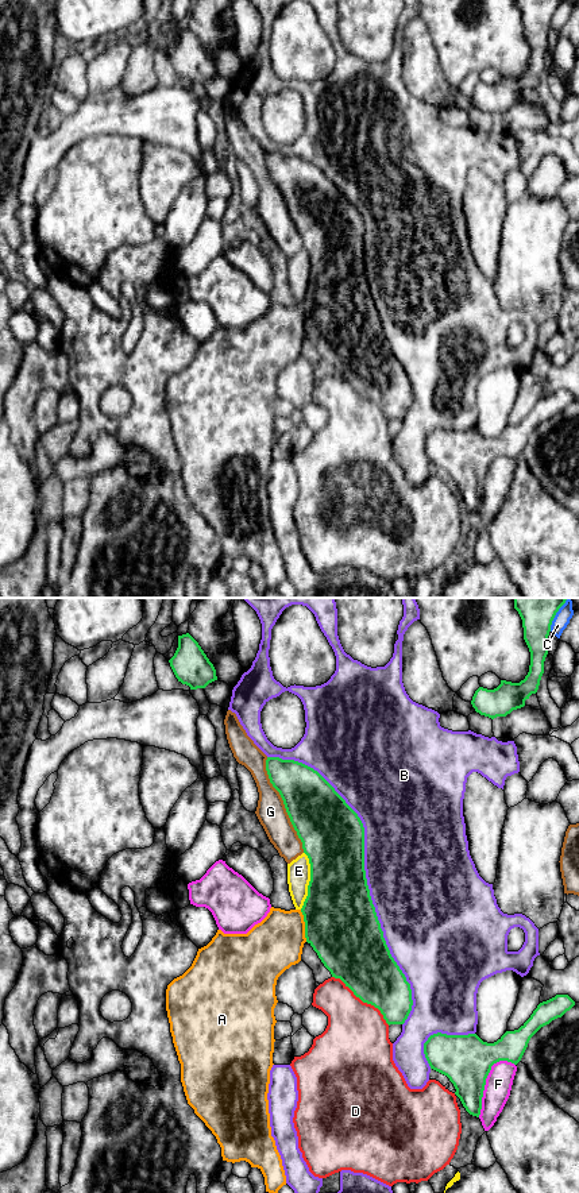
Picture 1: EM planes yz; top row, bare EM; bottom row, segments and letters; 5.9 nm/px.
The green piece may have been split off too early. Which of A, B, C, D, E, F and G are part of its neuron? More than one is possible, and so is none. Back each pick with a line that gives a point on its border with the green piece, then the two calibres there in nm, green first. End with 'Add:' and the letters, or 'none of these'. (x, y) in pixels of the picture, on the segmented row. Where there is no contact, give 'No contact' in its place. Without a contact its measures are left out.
A: Touches green at yz (305, 926). Thickness 440 nm (green) against 320 nm
Add: A

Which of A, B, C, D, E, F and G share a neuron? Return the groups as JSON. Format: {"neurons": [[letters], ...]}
{"neurons": [["A"], ["B"], ["C"], ["D"], ["E"], ["F"], ["G"]]}

